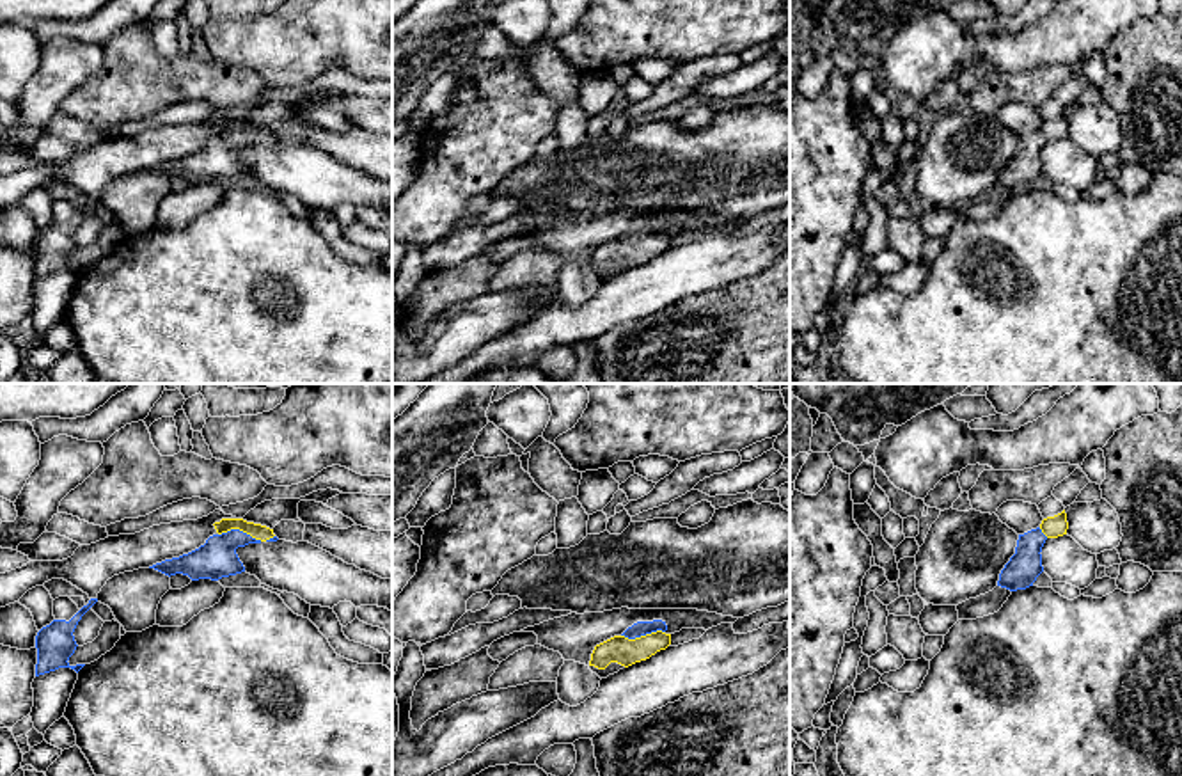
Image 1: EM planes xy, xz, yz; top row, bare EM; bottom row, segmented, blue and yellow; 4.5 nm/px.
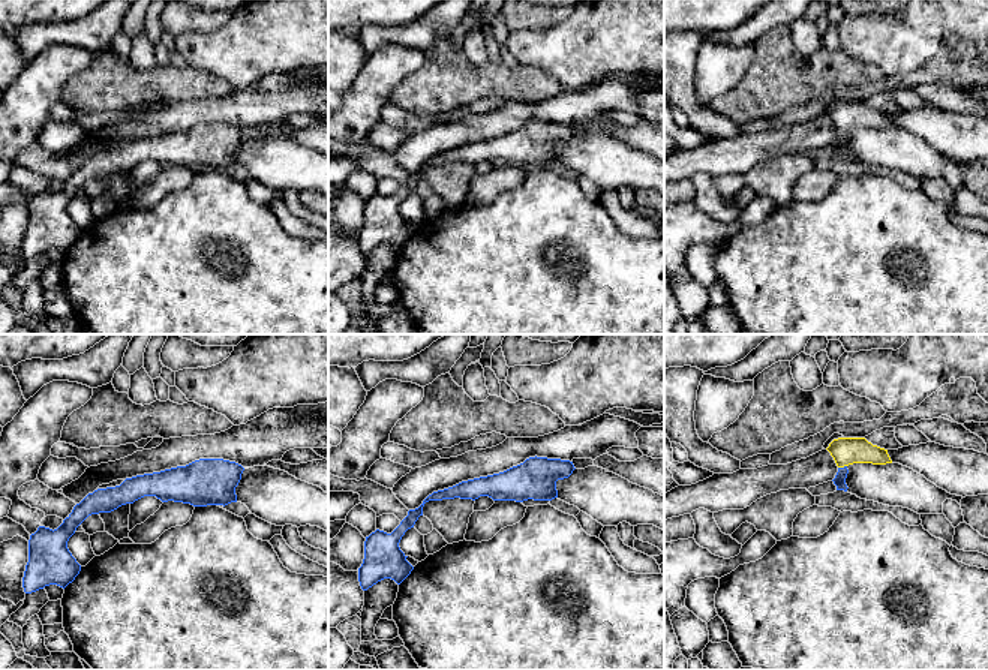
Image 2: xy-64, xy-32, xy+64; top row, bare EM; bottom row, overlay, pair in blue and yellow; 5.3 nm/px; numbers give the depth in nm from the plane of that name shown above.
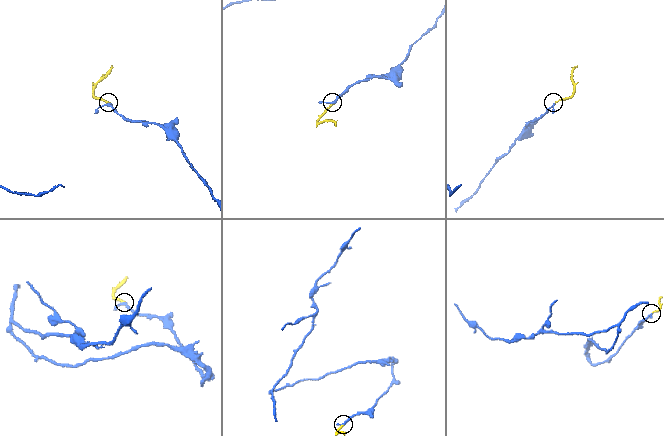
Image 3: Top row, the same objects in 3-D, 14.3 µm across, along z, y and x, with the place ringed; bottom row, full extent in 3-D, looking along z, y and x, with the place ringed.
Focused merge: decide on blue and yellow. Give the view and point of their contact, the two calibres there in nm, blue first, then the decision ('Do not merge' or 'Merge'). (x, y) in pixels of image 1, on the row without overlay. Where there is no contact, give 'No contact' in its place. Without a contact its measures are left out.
Touches blue at xz (643, 237). Thickness 70 nm (blue) against 120 nm. Merge

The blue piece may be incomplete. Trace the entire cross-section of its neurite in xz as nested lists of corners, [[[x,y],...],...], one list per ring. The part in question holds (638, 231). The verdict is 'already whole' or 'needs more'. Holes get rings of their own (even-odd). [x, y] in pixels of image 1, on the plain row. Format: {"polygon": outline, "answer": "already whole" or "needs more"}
{"polygon": [[[662,222],[637,224],[621,238],[614,238],[595,249],[589,268],[605,272],[611,265],[625,270],[646,263],[671,247],[671,236]]], "answer": "needs more"}

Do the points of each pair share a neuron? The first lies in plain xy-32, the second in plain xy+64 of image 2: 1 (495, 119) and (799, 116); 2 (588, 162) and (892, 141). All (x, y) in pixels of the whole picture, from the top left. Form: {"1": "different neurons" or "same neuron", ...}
{"1": "different neurons", "2": "same neuron"}

